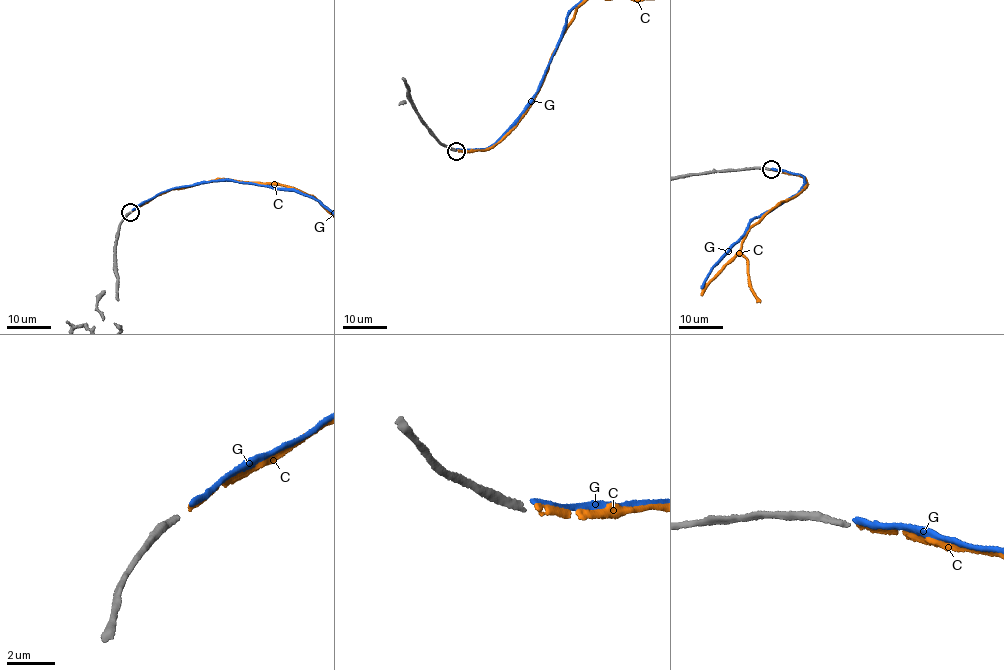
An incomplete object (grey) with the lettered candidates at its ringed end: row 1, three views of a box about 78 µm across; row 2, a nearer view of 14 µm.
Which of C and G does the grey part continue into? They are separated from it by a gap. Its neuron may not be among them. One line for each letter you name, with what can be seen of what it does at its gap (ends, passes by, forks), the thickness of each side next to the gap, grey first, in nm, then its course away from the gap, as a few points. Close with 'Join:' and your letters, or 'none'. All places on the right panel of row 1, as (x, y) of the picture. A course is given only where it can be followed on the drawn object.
C: it ends | 240/200 nm
Join: C

